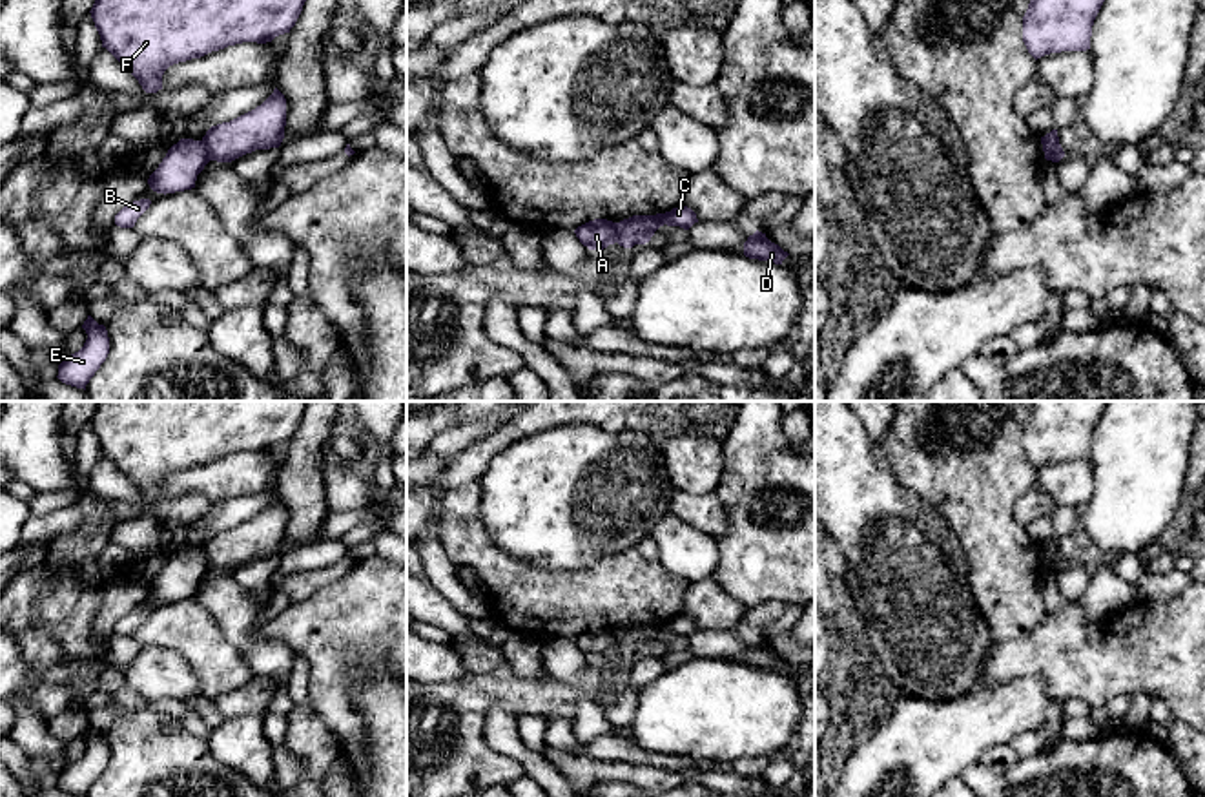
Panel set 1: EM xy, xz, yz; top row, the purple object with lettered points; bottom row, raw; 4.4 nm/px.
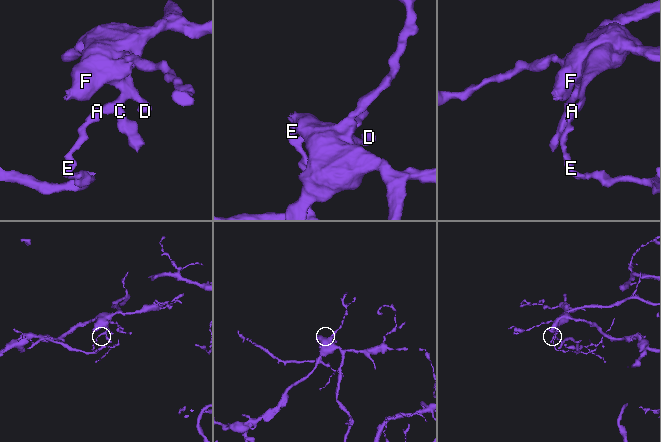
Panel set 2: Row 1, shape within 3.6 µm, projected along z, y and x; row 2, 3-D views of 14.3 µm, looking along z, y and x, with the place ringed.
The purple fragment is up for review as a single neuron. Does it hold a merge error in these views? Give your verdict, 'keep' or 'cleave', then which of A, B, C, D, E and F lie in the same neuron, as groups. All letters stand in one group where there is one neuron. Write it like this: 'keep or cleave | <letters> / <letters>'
cleave | A B E / C D F

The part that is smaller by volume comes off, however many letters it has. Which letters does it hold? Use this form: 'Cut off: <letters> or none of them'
Cut off: A, B, E

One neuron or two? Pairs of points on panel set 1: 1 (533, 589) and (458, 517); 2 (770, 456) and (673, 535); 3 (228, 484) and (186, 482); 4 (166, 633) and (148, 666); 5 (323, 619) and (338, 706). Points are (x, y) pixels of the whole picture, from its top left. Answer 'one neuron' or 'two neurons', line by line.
1: one neuron
2: two neurons
3: one neuron
4: two neurons
5: one neuron

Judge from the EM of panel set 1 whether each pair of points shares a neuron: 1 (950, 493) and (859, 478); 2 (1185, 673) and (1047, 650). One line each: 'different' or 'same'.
1: different
2: same

